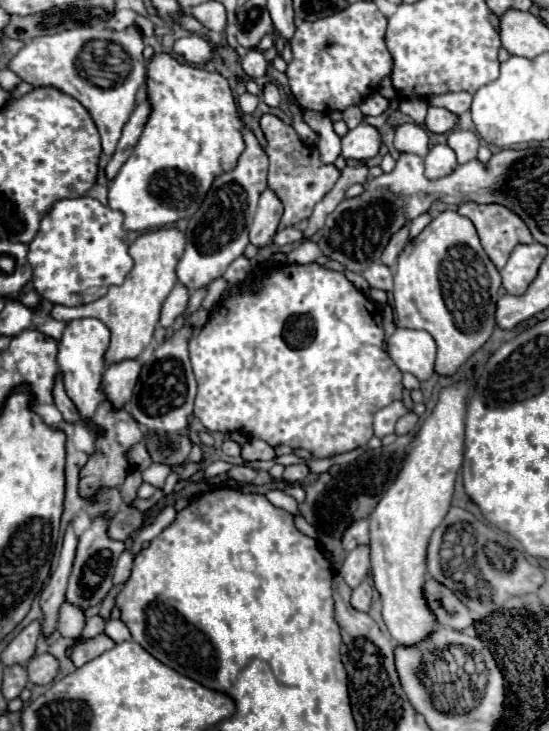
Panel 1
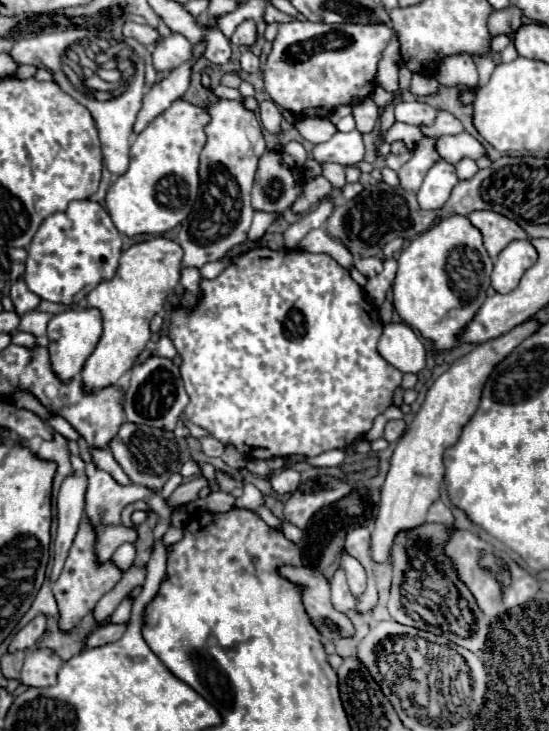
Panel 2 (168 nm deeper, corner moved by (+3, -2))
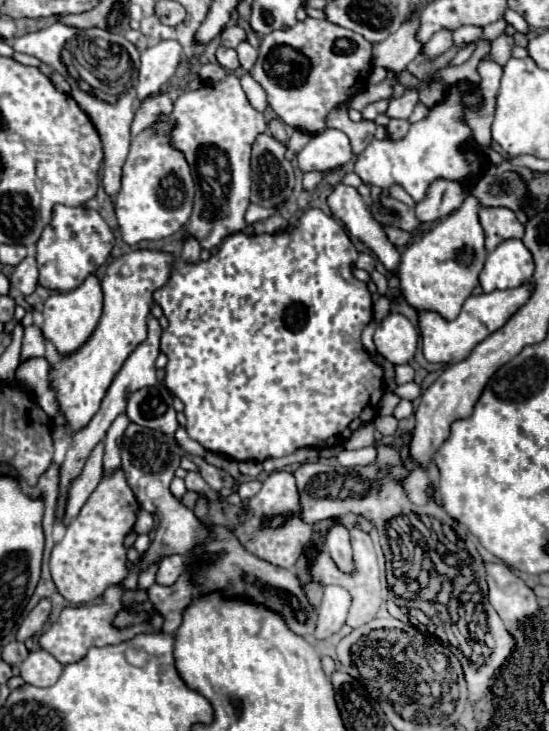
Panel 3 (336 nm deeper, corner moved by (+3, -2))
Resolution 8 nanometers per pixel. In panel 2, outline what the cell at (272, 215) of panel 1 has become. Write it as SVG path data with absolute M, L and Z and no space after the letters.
M265 149L265 153L259 159L257 175L255 175L255 183L253 183L253 209L283 213L289 205L293 205L293 201L297 199L299 193L301 193L301 177L299 177L299 173L295 169L291 169L283 161L279 151Z

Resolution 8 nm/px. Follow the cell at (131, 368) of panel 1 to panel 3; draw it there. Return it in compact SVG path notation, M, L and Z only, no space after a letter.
M103 441L95 445L95 449L91 451L81 475L73 481L73 487L69 489L69 499L67 499L67 511L65 511L65 525L81 511L83 503L87 501L87 497L95 491L95 487L101 481L103 475Z

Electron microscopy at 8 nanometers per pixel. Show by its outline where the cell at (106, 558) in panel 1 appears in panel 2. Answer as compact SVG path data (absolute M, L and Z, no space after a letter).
M80 436L77 440L79 446L79 455L86 463L86 475L89 475L89 487L87 487L87 495L85 495L85 513L87 517L97 525L97 555L99 555L99 561L107 561L111 559L113 551L125 543L125 541L137 541L137 531L135 529L127 529L121 525L121 511L125 505L133 503L133 501L139 501L139 499L145 499L149 497L149 491L145 487L139 487L139 485L119 485L111 473L107 471L97 469L92 461L90 451L85 439Z

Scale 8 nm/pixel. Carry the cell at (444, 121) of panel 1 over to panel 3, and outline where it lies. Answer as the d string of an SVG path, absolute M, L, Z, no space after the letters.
M409 91L401 99L391 101L391 105L387 109L387 117L391 117L391 119L409 119L409 115L413 113L413 109L415 109L417 103L419 103L417 91Z

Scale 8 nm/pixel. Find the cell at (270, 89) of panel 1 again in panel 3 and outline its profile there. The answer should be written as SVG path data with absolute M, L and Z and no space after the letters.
M271 119L271 121L269 121L269 131L271 131L271 135L273 135L277 141L281 141L281 143L287 141L285 123L283 123L281 119Z

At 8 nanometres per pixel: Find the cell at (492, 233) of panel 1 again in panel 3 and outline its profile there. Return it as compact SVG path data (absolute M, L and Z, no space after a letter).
M483 207L479 211L479 221L485 231L485 247L493 251L499 243L507 239L523 239L525 229L517 215L503 207Z

